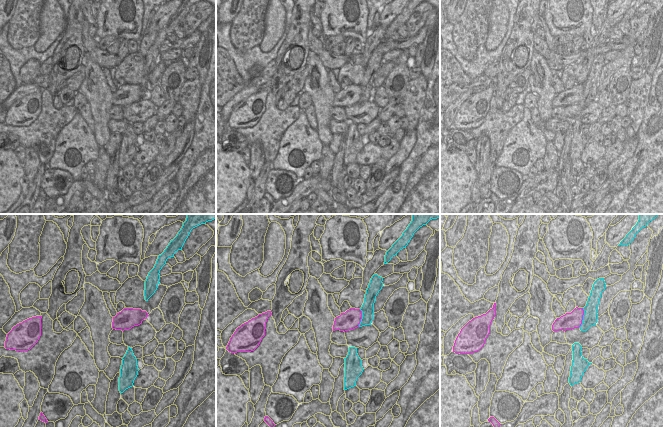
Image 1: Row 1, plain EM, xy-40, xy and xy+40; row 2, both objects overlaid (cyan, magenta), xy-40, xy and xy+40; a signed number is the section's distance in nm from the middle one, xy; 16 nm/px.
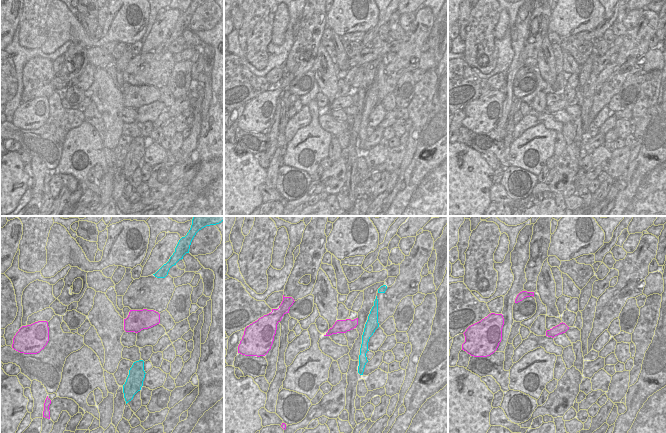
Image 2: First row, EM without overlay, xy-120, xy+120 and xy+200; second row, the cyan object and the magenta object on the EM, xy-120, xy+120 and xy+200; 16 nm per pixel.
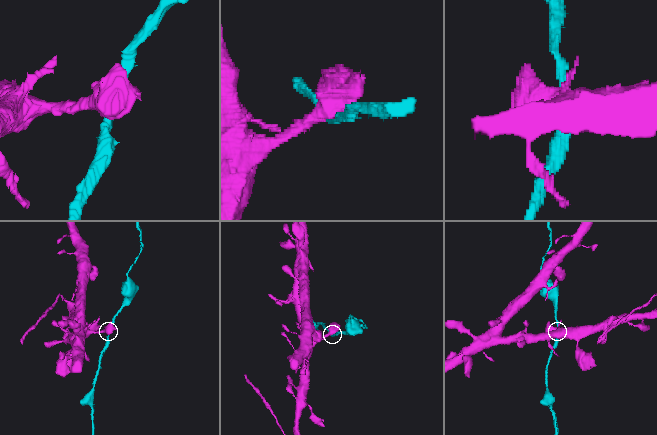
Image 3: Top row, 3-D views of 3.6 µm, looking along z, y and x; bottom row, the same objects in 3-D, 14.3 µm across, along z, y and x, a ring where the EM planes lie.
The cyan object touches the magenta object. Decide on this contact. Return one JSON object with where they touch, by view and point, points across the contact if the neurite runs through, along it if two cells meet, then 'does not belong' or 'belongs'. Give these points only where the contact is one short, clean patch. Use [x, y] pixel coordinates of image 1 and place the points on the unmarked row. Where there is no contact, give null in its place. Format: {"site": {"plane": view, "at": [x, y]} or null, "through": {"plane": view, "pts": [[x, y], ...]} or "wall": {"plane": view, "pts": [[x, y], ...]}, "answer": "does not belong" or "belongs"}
{"site": {"plane": "xy+40", "at": [583, 94]}, "wall": {"plane": "xy+40", "pts": [[583, 84], [582, 99], [578, 103]]}, "answer": "does not belong"}

